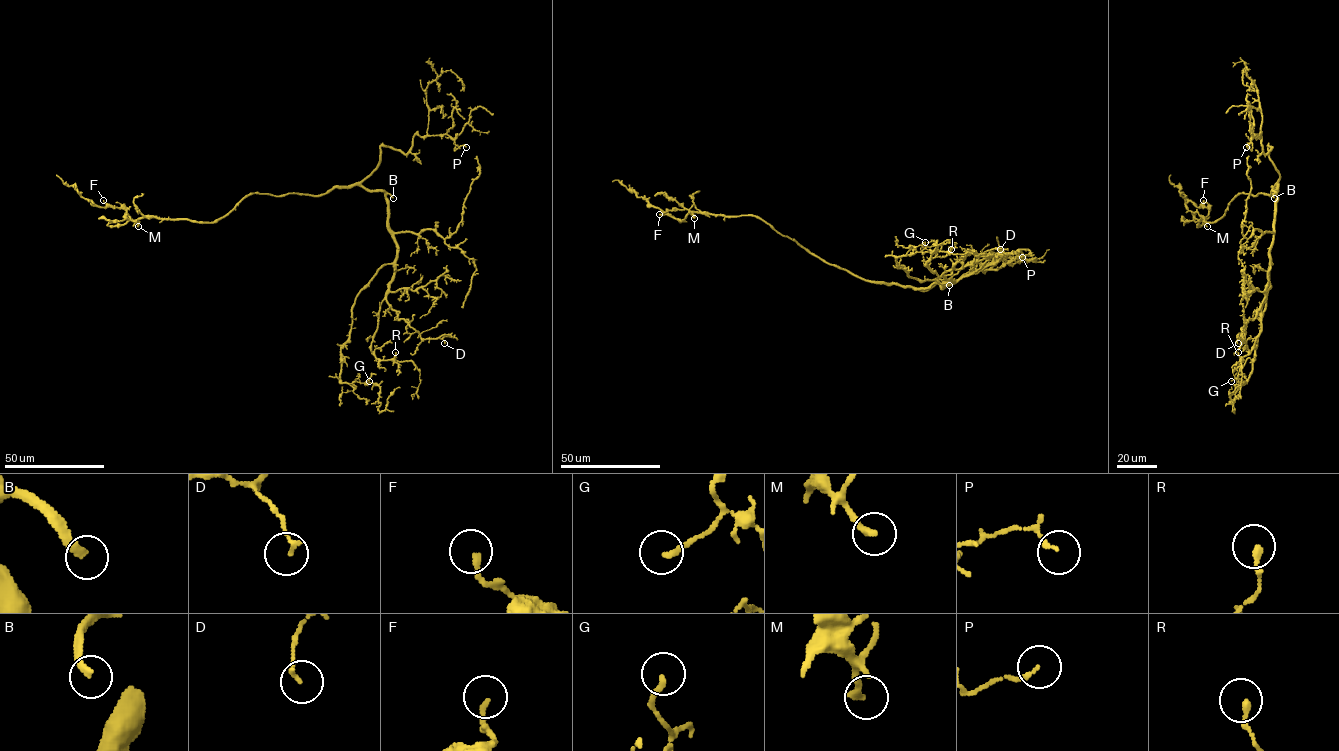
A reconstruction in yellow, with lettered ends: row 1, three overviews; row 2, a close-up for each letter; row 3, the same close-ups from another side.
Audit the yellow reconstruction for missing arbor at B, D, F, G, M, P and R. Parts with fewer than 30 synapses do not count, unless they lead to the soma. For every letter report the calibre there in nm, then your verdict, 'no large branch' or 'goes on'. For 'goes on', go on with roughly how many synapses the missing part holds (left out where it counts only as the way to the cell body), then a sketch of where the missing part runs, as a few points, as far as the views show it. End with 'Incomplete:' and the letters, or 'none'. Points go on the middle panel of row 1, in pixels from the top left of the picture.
B: 240 nm thick; goes on; about 190 synapses; missing branch runs (949, 285), (979, 274), (990, 265), (995, 268), (1000, 262), (1005, 263), (1002, 260), (1005, 264)
D: 140 nm thick; no large branch
F: 180 nm thick; no large branch
G: 200 nm thick; no large branch
M: 260 nm thick; no large branch
P: 130 nm thick; no large branch
R: 200 nm thick; no large branch
Incomplete: B

